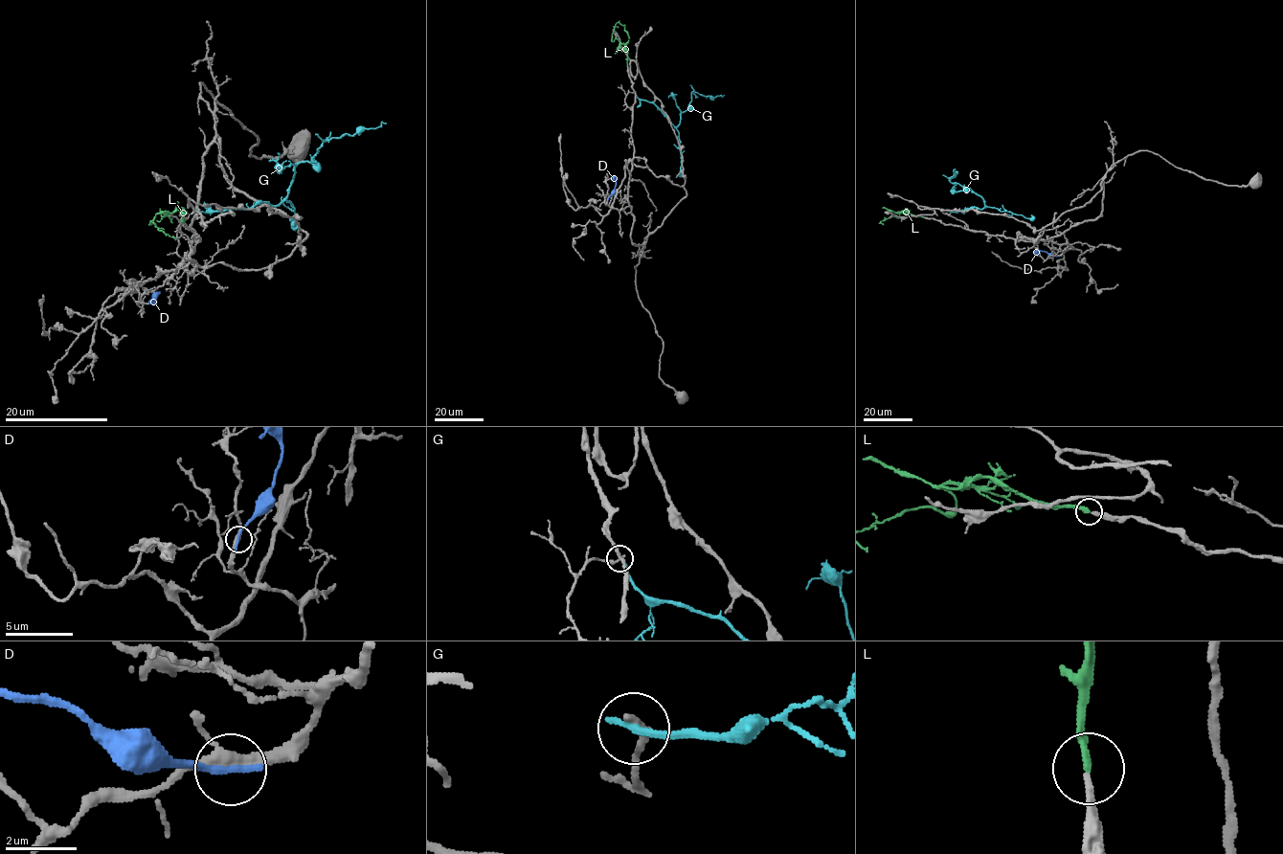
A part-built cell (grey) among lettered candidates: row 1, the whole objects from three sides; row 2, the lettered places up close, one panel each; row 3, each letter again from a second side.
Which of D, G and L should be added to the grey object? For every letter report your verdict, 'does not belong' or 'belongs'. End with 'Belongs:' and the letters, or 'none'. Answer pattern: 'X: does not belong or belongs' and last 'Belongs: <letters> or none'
D: does not belong
G: does not belong
L: belongs
Belongs: L

